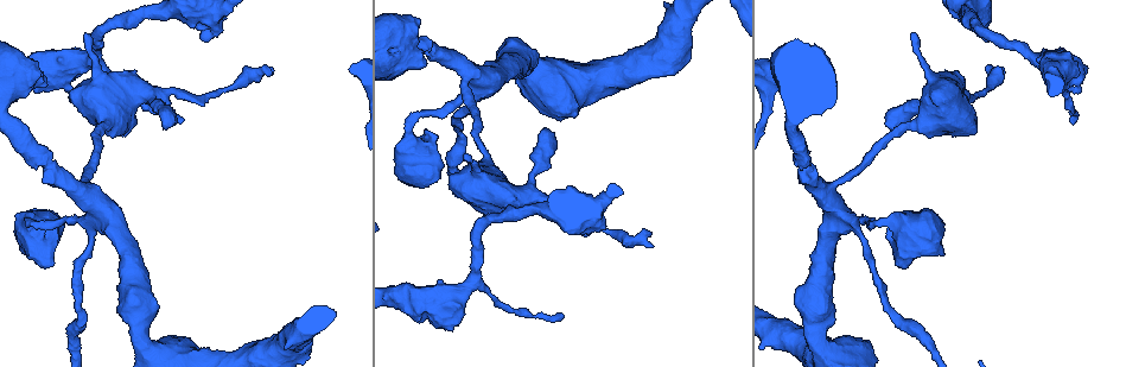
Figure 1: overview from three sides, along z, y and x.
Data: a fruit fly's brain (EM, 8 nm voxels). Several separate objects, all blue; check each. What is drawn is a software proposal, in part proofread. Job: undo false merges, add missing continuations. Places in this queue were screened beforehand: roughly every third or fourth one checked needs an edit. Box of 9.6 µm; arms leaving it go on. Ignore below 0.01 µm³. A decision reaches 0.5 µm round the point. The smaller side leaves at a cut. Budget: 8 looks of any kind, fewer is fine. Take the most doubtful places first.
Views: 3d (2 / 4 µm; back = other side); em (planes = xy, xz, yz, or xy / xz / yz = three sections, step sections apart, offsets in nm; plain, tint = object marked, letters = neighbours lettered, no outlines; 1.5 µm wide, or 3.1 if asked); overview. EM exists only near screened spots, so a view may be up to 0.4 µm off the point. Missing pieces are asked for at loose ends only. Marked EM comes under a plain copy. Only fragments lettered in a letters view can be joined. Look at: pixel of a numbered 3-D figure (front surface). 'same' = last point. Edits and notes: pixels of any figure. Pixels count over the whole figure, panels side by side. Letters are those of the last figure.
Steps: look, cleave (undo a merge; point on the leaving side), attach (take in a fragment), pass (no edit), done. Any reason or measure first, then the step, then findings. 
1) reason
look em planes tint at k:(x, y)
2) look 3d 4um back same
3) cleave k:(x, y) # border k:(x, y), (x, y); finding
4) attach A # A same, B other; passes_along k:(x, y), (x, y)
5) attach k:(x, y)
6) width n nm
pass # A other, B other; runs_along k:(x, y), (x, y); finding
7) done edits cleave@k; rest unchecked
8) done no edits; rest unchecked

tapers out
look 3d 4um at 1:(561, 317)

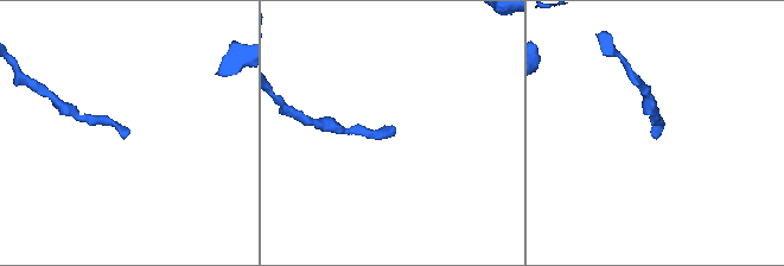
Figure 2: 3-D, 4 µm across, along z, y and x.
need the tissue
look em yz step 8 tint at 2:(392, 131)

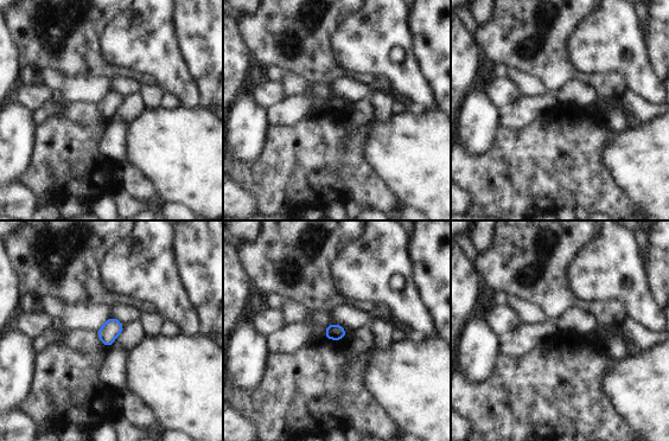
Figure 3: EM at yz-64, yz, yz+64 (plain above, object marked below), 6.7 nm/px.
look em planes letters same

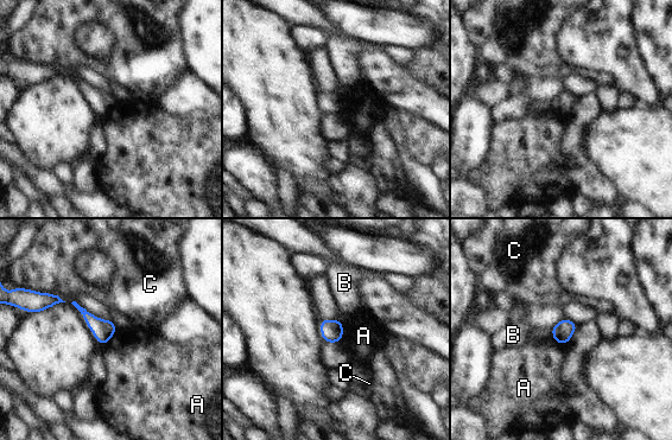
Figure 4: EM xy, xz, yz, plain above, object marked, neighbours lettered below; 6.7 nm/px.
width 140 nm
pass # A other, B other, C other; none of them fits

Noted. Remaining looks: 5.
branch stops here
look 3d 2um at 1:(83, 35)

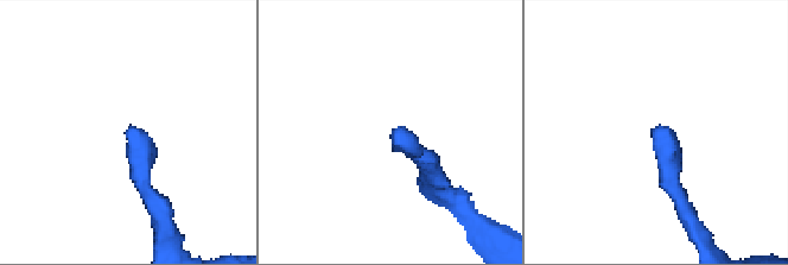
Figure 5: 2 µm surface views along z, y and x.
now the EM
look em planes letters at 5:(661, 127)

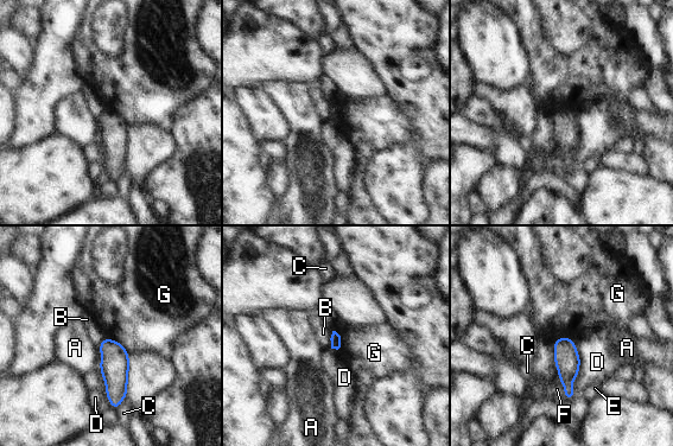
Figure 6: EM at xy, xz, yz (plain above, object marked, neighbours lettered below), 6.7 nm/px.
pass # A other, B other, C other, D other, E other, F other, G other; border 6:(109, 337), (118, 341), (129, 352); no lettered fragment goes on from it

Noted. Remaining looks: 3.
free end
look em 3.1um xy step 8 tint at 1:(901, 265)

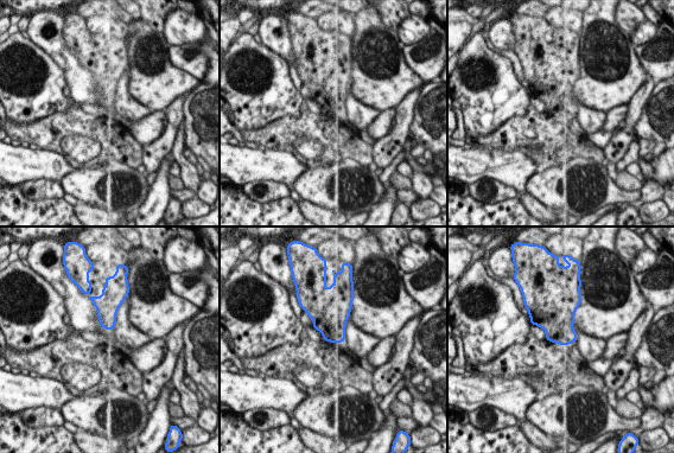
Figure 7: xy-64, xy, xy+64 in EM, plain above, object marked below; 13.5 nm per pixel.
look em 3.1um yz step 8 letters same

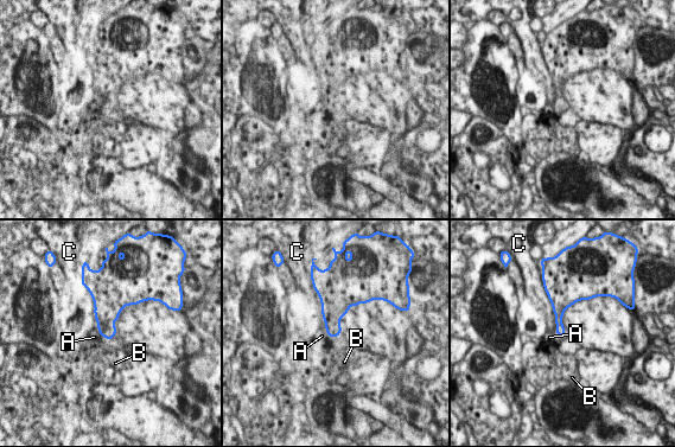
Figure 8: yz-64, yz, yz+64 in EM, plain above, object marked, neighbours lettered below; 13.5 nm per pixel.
pass # A other, B other, C other; border 8:(102, 336), (107, 339); none of them fits

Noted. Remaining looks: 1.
done no edits; rest unchecked

